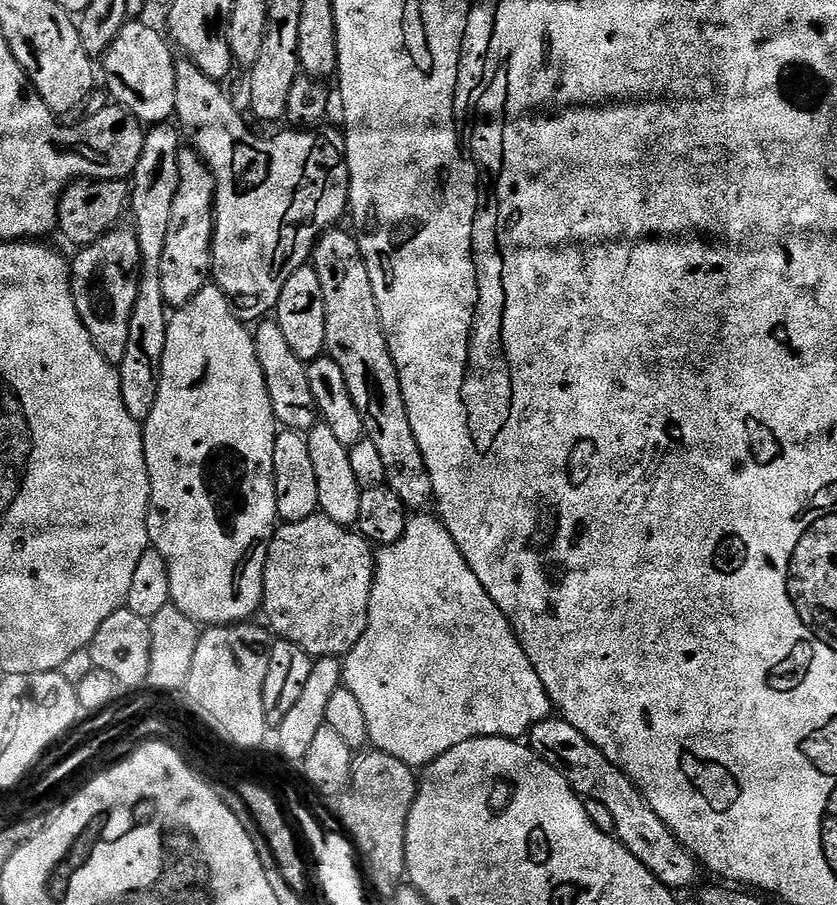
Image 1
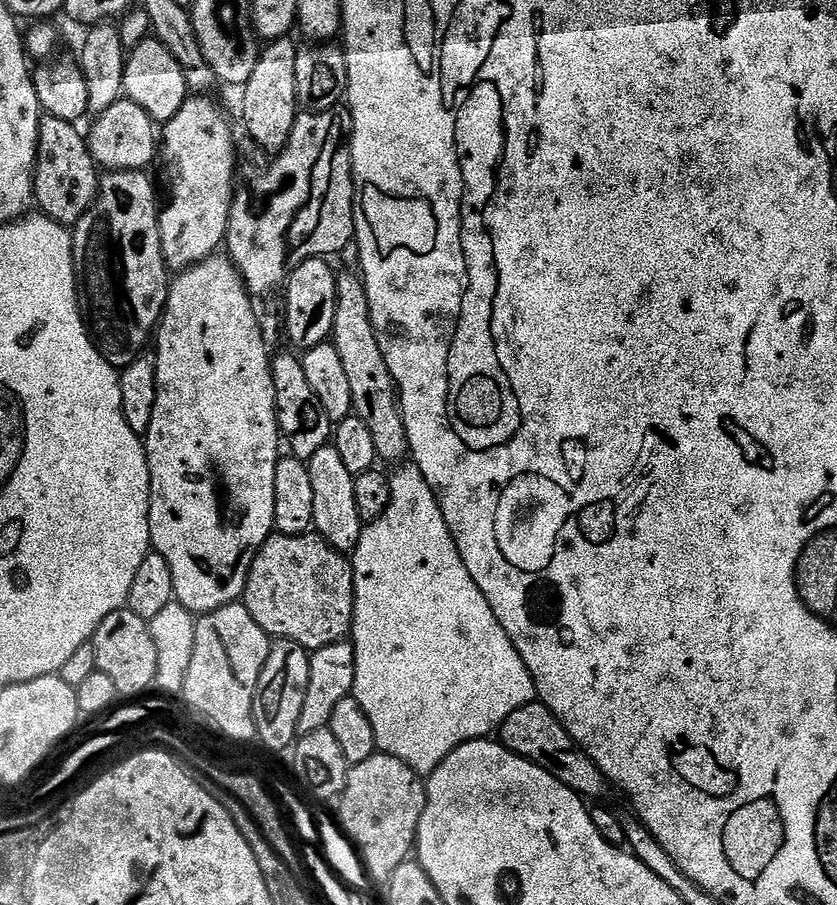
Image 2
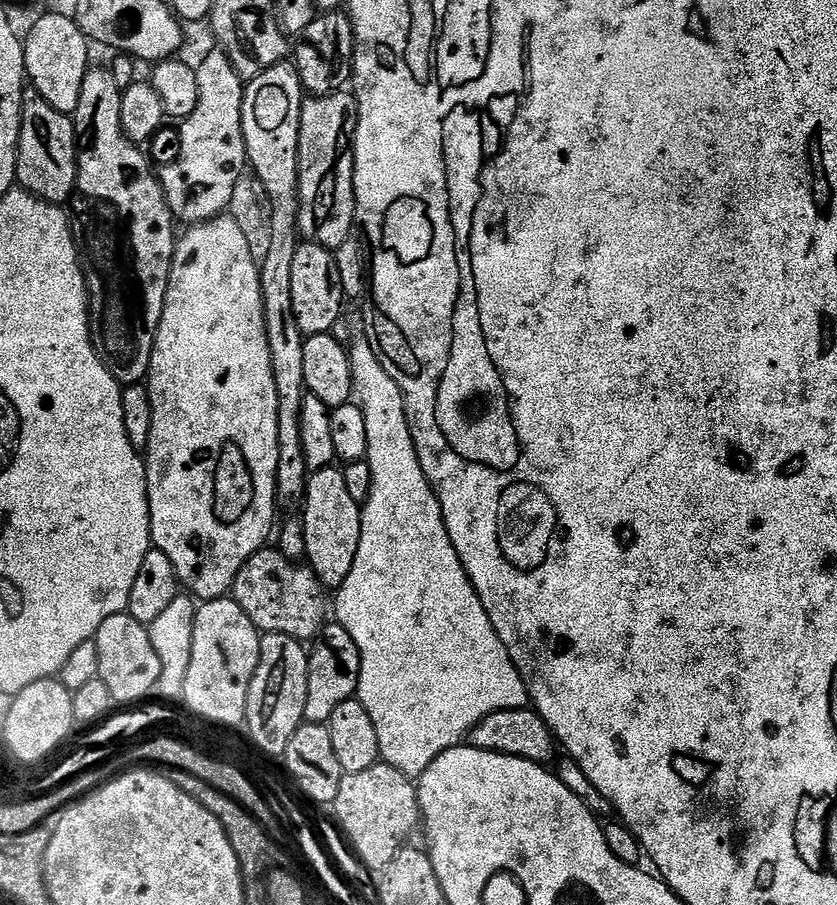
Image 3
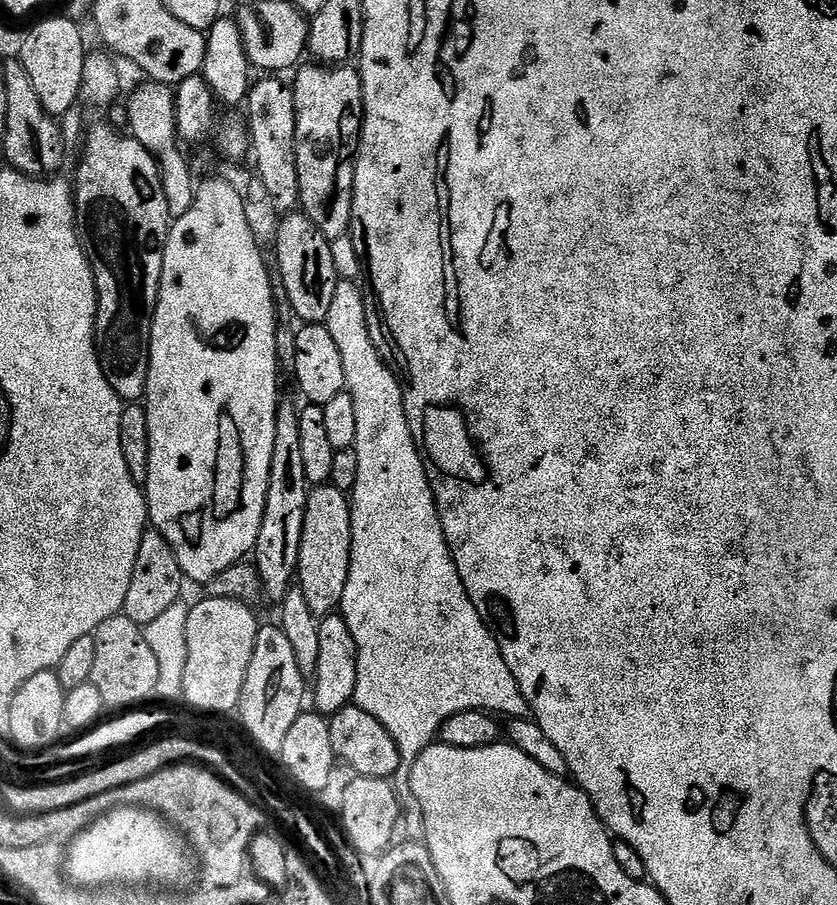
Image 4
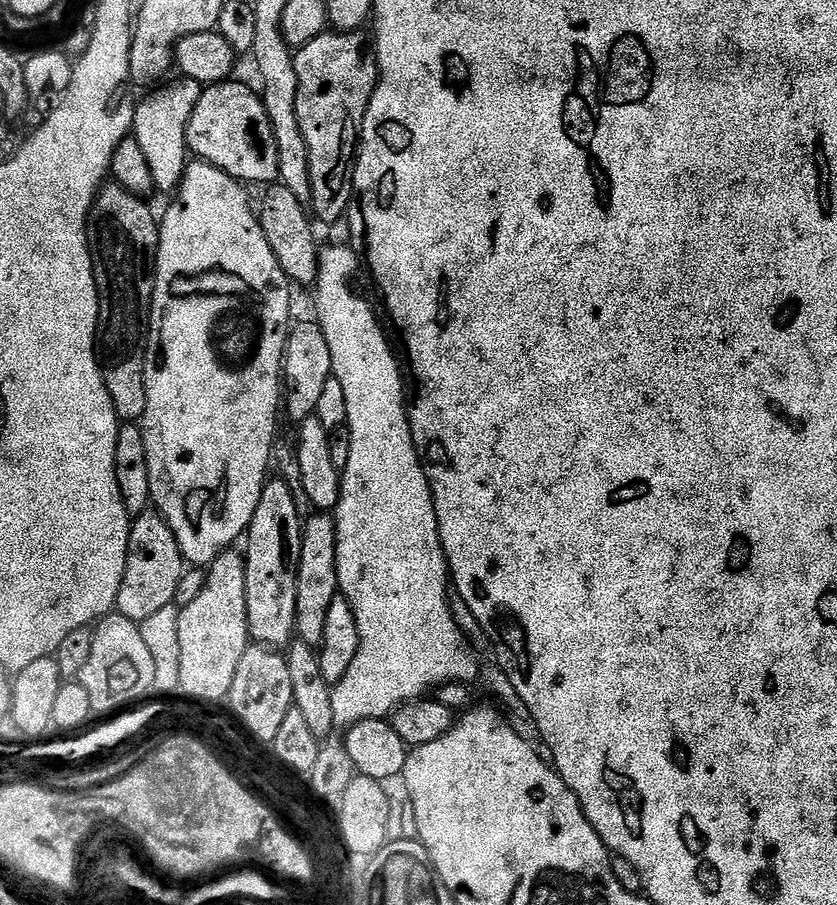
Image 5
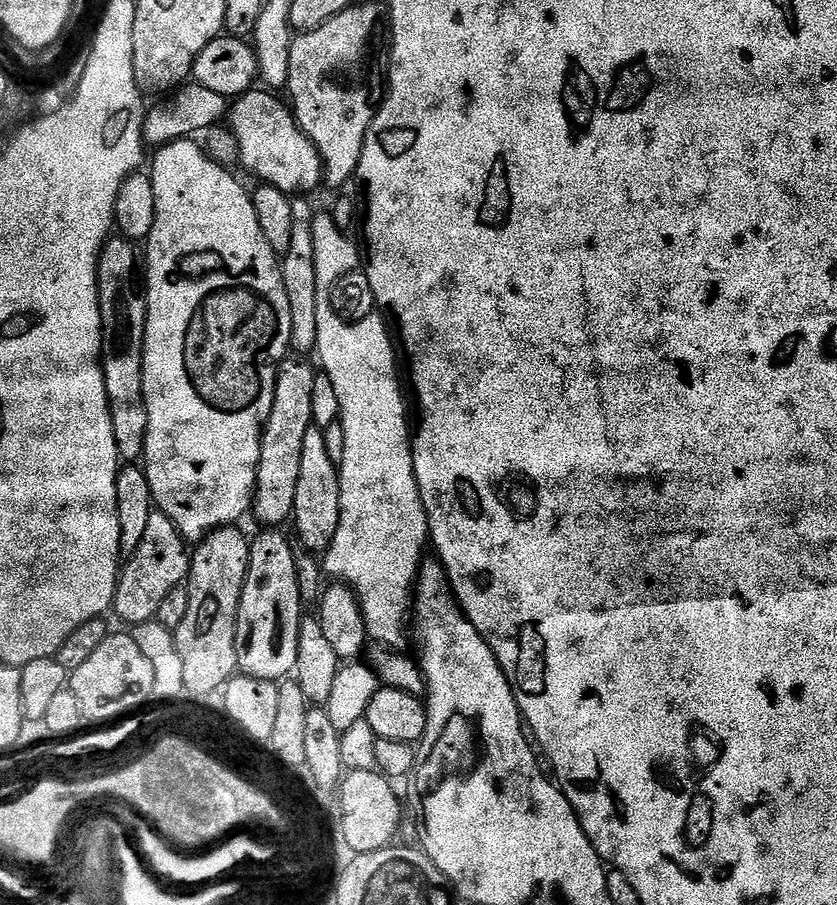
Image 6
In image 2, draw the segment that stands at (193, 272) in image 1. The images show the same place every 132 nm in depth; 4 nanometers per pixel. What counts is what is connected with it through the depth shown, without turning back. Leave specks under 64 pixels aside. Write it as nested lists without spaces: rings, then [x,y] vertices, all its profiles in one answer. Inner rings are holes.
[[[192,94],[189,95],[188,101],[182,106],[182,110],[178,110],[178,114],[174,114],[174,118],[170,118],[163,125],[162,128],[162,148],[168,151],[168,156],[172,159],[172,164],[176,167],[176,181],[172,184],[172,197],[168,200],[168,205],[163,205],[160,214],[160,237],[162,238],[162,254],[164,260],[167,262],[169,269],[173,273],[179,274],[185,268],[192,268],[196,264],[201,264],[203,260],[208,259],[210,256],[217,255],[218,249],[216,248],[225,243],[228,235],[228,219],[232,217],[232,197],[234,189],[237,187],[236,181],[236,140],[232,137],[232,124],[228,121],[228,116],[215,104],[214,101],[208,97],[208,94]]]

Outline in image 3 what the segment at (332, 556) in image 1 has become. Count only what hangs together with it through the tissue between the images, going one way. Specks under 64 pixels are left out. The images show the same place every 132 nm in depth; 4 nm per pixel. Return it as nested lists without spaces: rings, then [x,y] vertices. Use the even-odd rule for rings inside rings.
[[[265,546],[259,552],[246,562],[246,566],[242,566],[242,570],[238,570],[238,578],[234,578],[234,586],[232,587],[230,596],[238,602],[238,606],[242,606],[242,610],[246,610],[246,618],[250,618],[250,622],[254,622],[254,626],[259,628],[261,633],[273,632],[274,634],[286,634],[290,638],[301,642],[315,641],[320,635],[325,623],[326,617],[330,612],[330,600],[326,595],[326,589],[323,584],[312,572],[308,566],[302,566],[294,560],[287,560],[282,553],[272,546]]]

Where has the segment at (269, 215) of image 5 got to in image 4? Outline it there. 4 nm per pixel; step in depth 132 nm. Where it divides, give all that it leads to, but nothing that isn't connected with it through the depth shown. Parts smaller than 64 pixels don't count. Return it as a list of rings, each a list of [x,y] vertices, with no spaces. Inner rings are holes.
[[[303,211],[287,213],[281,220],[284,221],[274,228],[276,252],[290,305],[293,306],[294,314],[301,325],[323,324],[330,314],[330,302],[334,302],[334,290],[338,283],[333,245]]]

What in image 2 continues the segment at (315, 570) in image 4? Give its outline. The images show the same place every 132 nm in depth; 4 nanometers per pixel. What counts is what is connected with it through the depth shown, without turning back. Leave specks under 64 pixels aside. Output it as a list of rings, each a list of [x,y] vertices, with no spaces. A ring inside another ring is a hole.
[[[334,446],[318,450],[314,458],[307,462],[310,470],[310,483],[314,490],[314,518],[312,528],[315,535],[321,536],[334,550],[351,554],[358,546],[360,531],[365,522],[361,520],[358,506],[355,504],[355,480],[356,477],[346,470],[342,457]]]

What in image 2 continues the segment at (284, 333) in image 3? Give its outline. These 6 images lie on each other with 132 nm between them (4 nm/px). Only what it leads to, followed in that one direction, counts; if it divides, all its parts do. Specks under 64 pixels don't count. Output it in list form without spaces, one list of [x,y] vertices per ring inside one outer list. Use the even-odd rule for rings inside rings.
[[[295,39],[271,41],[261,51],[258,66],[254,66],[254,74],[250,74],[250,82],[244,85],[244,128],[248,136],[260,148],[271,154],[279,154],[288,147],[288,139],[294,130],[294,122],[298,115],[296,103],[296,79],[294,78],[294,62],[296,61]]]

